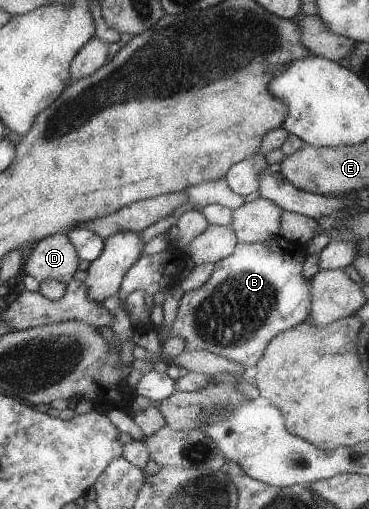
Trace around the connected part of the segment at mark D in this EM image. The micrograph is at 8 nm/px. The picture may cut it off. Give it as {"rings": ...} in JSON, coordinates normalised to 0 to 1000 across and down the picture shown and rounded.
{"rings":[[[144,460],[141,464],[114,468],[98,481],[84,481],[84,491],[62,509],[60,530],[65,530],[65,538],[87,542],[106,556],[136,548],[179,558],[195,548],[201,534],[211,530],[214,511],[220,507],[182,462]]]}

